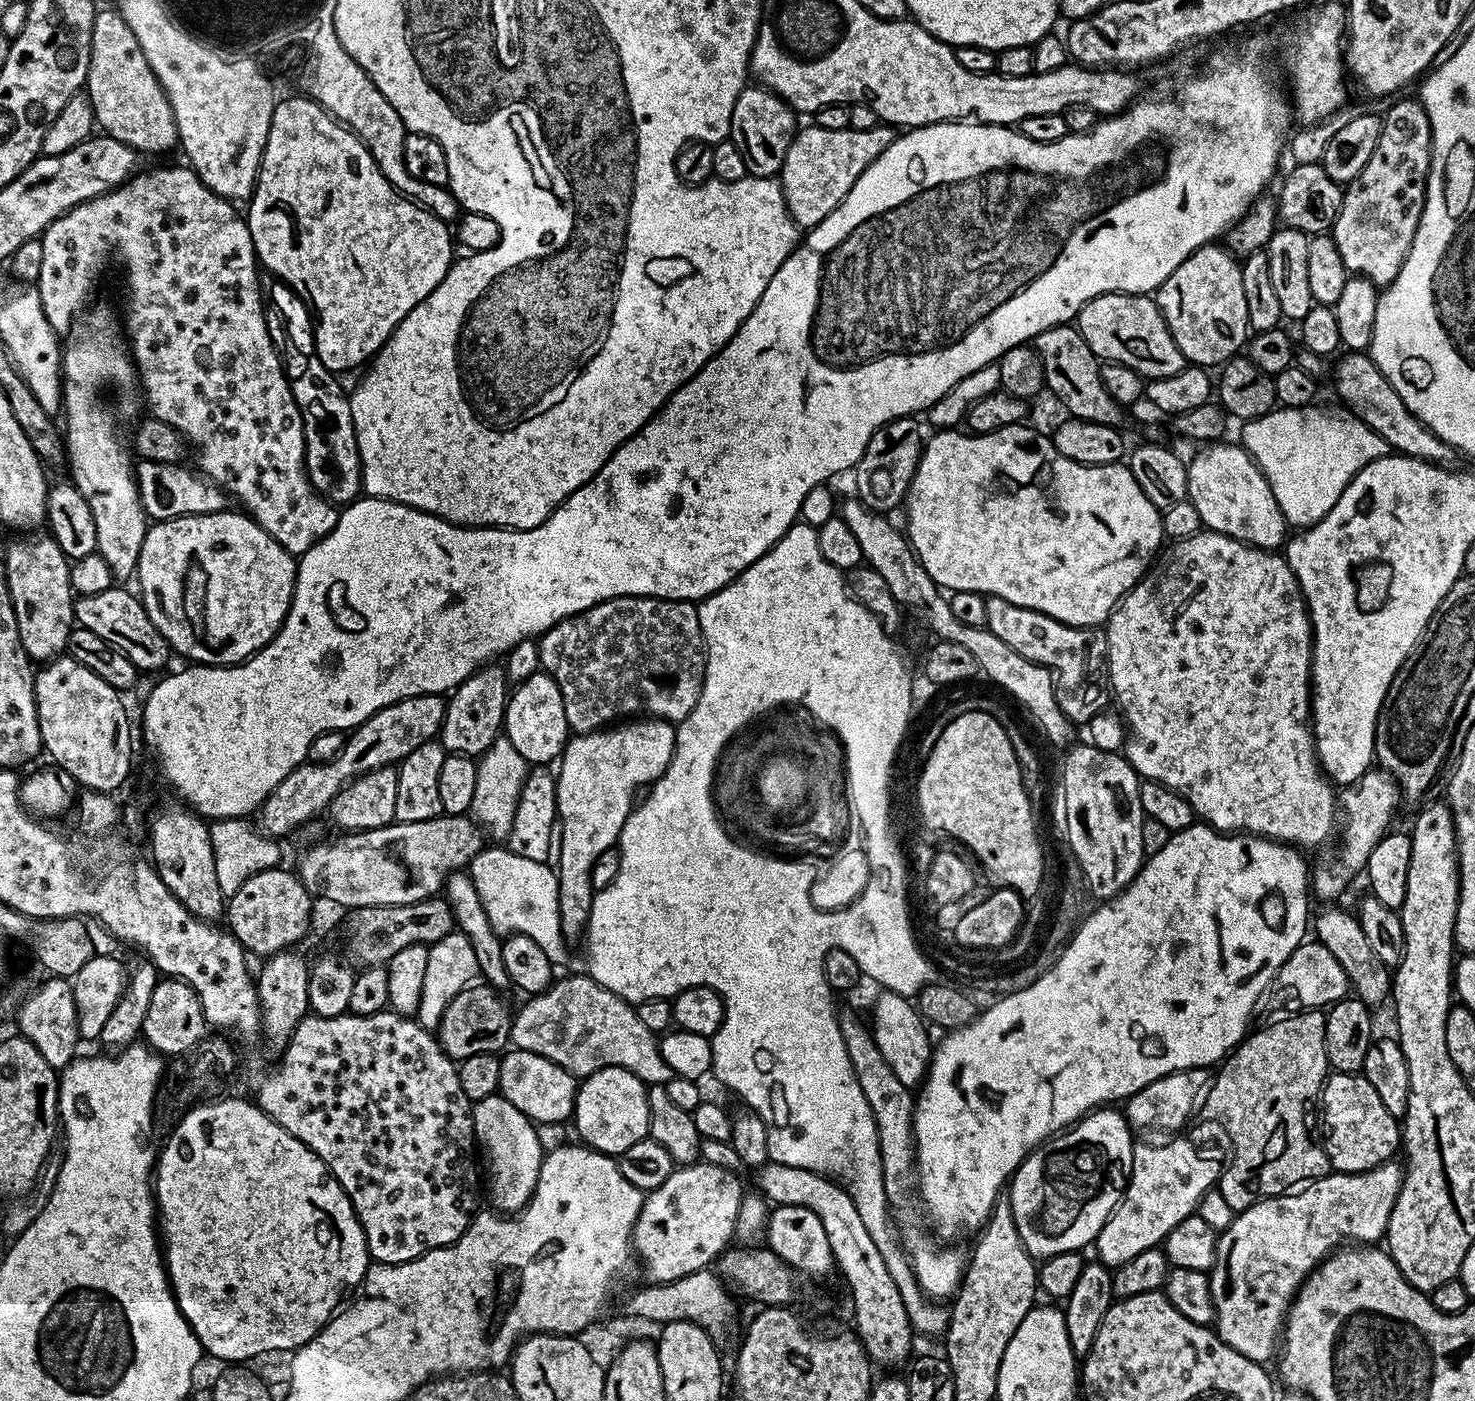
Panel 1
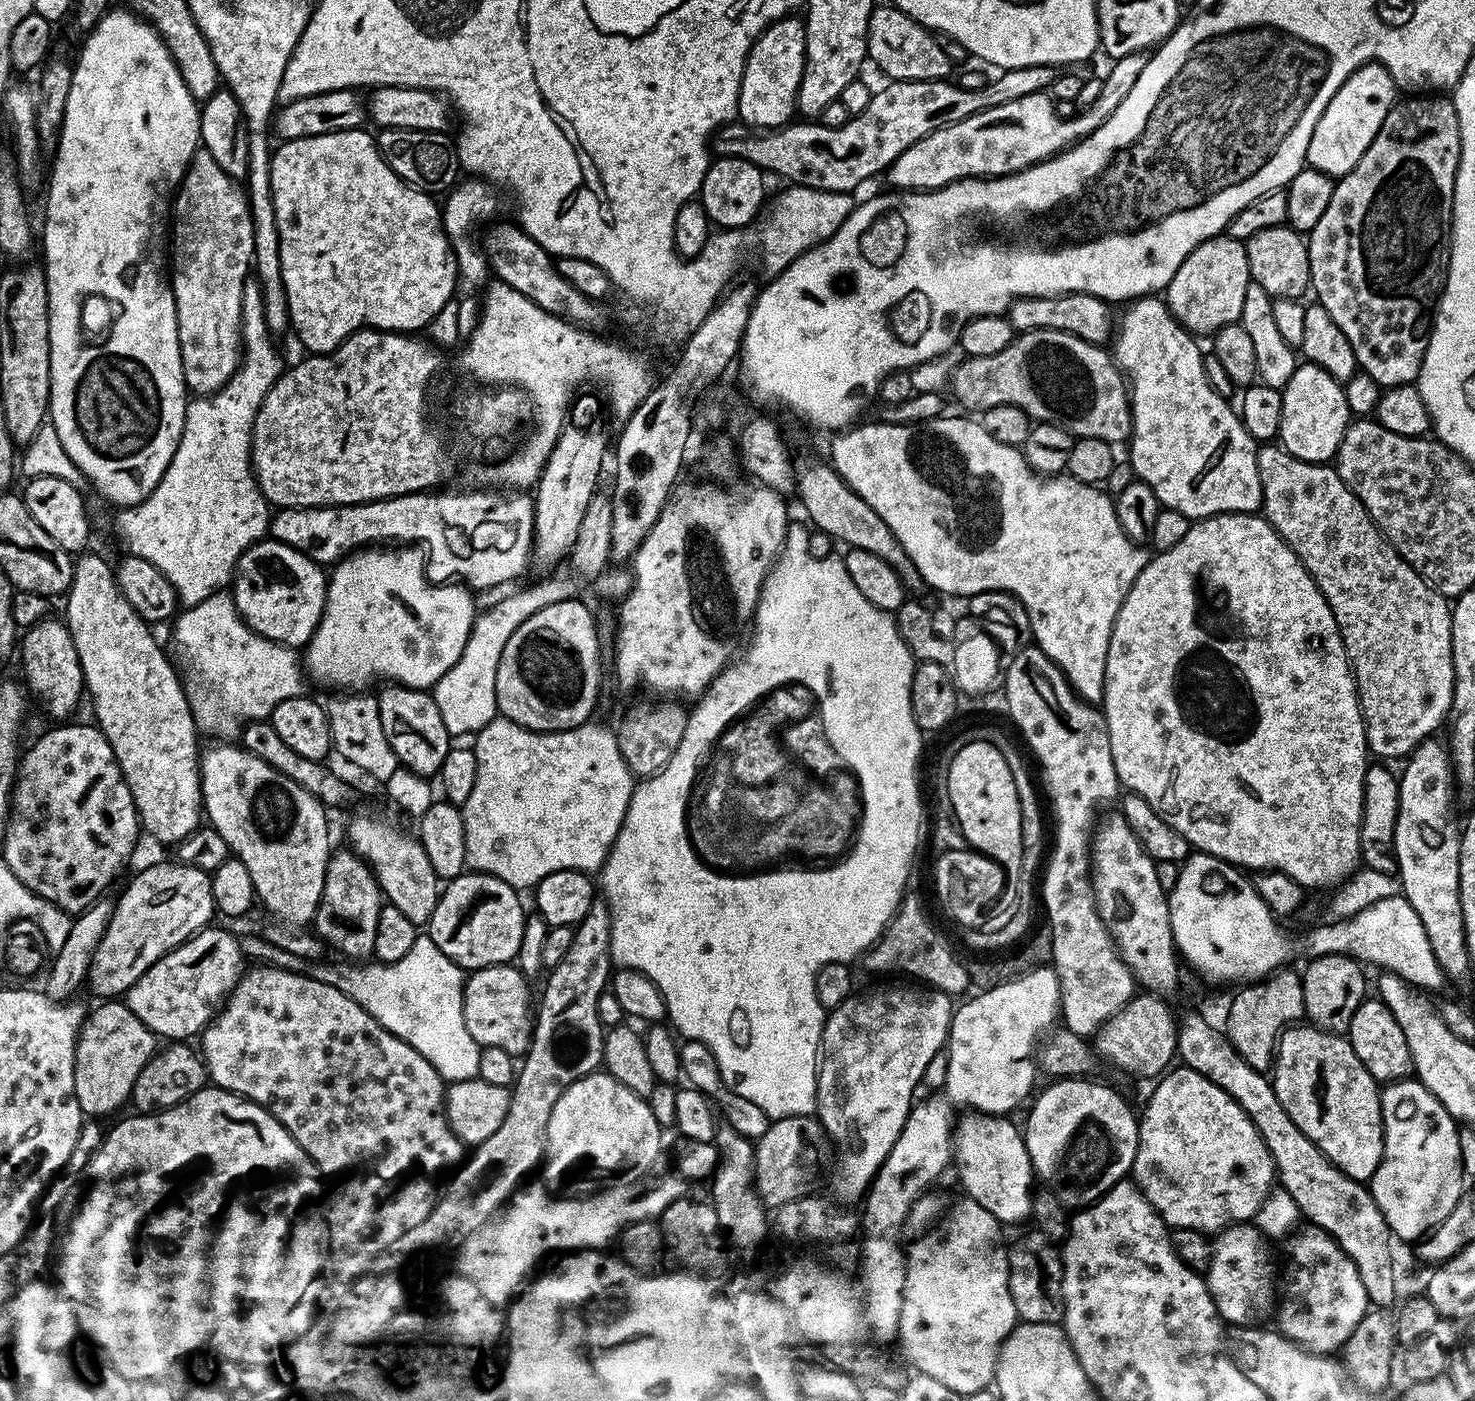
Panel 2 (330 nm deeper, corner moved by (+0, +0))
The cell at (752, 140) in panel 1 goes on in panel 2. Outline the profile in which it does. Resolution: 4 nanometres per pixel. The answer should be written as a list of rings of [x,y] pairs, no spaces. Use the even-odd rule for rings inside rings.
[[[796,14],[775,20],[752,43],[752,49],[744,63],[744,73],[738,94],[738,116],[749,129],[782,128],[797,115],[796,99],[804,73],[805,54],[804,21]]]

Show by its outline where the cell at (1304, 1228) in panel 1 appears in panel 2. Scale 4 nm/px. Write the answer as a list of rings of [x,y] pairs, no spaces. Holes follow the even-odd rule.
[[[1301,1227],[1287,1244],[1288,1285],[1285,1288],[1283,1285],[1278,1311],[1274,1316],[1274,1320],[1280,1323],[1277,1324],[1279,1331],[1310,1352],[1339,1353],[1370,1311],[1366,1286],[1362,1284],[1352,1259],[1340,1249],[1336,1239],[1323,1229]]]

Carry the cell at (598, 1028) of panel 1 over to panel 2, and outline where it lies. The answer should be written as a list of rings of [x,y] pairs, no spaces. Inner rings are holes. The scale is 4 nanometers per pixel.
[[[512,964],[477,968],[464,981],[466,1028],[481,1046],[499,1046],[517,1058],[532,1042],[534,996],[528,993],[529,979]]]

